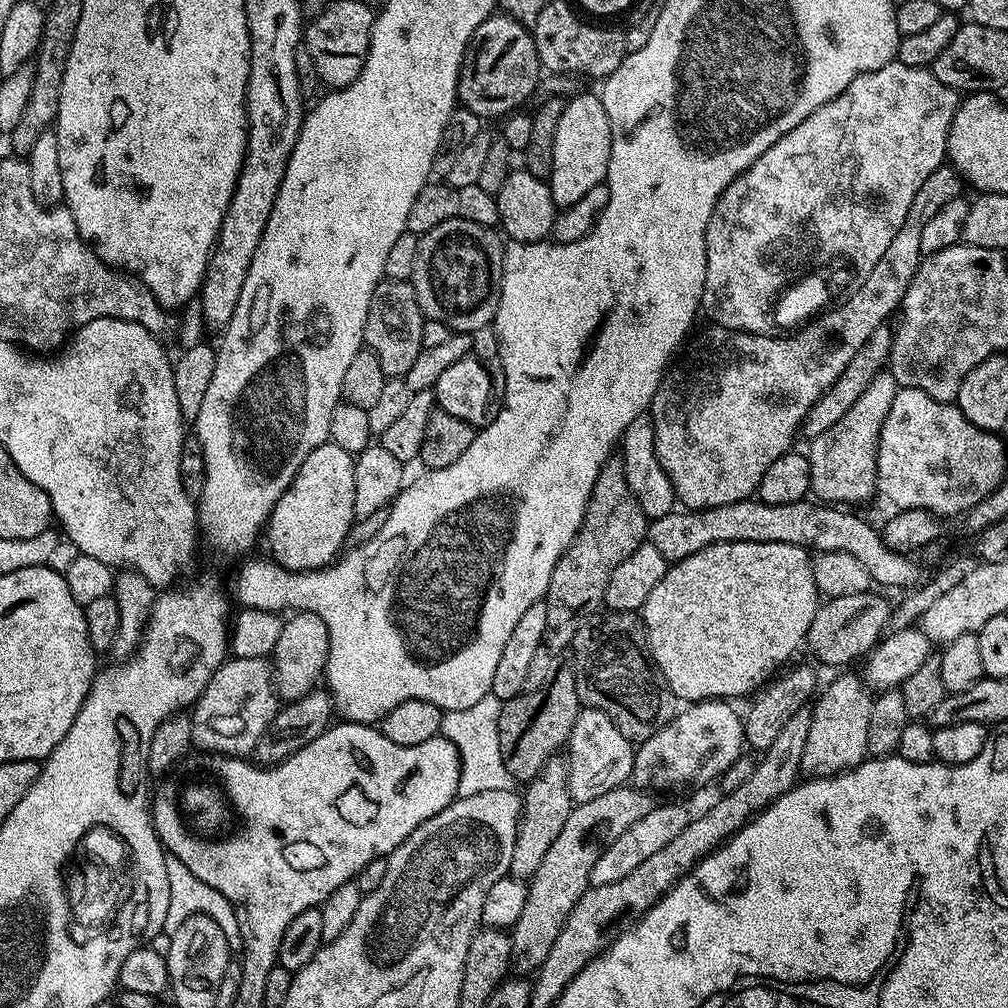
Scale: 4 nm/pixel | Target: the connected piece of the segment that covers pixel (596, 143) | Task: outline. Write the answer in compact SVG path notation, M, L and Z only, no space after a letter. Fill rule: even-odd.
M584 92L565 103L558 130L554 134L554 162L550 187L552 201L563 210L578 202L586 190L605 183L610 162L610 118L602 106L599 95Z

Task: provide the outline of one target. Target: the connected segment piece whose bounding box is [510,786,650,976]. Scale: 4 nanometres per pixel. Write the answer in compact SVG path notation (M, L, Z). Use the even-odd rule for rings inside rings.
M621 786L607 791L599 798L582 804L576 804L562 831L550 846L549 852L542 858L538 870L527 883L526 904L519 920L511 929L512 959L510 970L513 975L526 976L540 968L550 954L550 947L561 933L562 926L578 900L591 887L591 878L601 854L645 815L650 807L645 793L632 790L630 786Z

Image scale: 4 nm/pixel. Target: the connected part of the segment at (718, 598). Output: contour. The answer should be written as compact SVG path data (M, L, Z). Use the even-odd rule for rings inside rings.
M726 542L725 544L706 546L705 549L690 554L684 560L673 563L658 582L658 586L654 586L654 590L650 590L650 598L646 598L642 609L644 635L648 638L648 653L652 655L652 660L662 670L662 674L666 678L670 690L675 694L677 701L705 702L715 701L717 698L730 698L726 696L740 696L759 680L760 675L768 667L772 668L780 664L776 656L782 656L785 660L788 660L784 652L792 656L788 648L796 652L792 644L799 649L807 641L810 622L814 622L814 614L816 613L808 612L808 596L812 596L812 592L808 592L808 584L816 584L812 574L810 552L807 548L796 552L798 546L784 548L785 544L786 542Z

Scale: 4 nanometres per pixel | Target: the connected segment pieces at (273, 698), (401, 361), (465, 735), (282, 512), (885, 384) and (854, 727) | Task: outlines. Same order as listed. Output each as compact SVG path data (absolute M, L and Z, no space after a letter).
M235 657L225 660L190 712L192 742L204 752L217 752L220 758L244 758L255 753L258 738L268 729L278 711L278 697L272 686L272 671L267 659Z
M381 280L370 298L370 306L366 314L364 327L364 343L367 351L378 358L378 366L382 366L385 377L403 378L414 366L414 358L422 348L422 326L425 315L420 311L418 298L412 283L406 280Z
M491 694L484 696L466 710L445 712L440 731L447 740L454 742L460 754L460 796L482 794L482 790L513 790L514 781L498 742L498 714L501 700Z
M329 442L318 446L302 462L298 474L290 482L286 494L278 498L266 525L266 540L272 547L271 559L290 572L314 572L329 567L337 559L336 551L345 547L347 532L354 521L354 456Z
M884 370L874 378L865 393L851 406L838 422L834 422L829 429L811 437L812 449L807 449L806 455L810 462L810 474L812 475L812 492L821 501L833 506L856 506L863 500L871 498L878 492L877 460L880 450L880 431L890 414L890 406L894 406L894 398L898 391L896 380L891 371Z
M840 676L837 680L830 681L828 689L822 692L811 705L810 730L806 733L806 747L802 749L800 774L809 780L826 780L829 776L839 776L863 764L868 756L866 726L870 696L867 696L869 693L861 677Z

